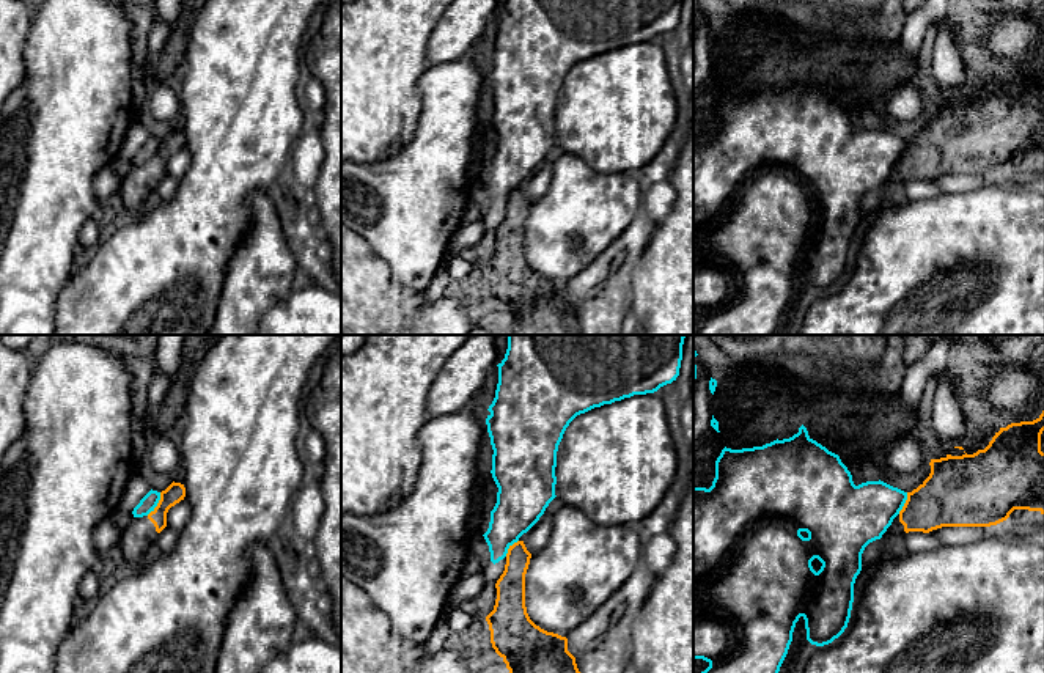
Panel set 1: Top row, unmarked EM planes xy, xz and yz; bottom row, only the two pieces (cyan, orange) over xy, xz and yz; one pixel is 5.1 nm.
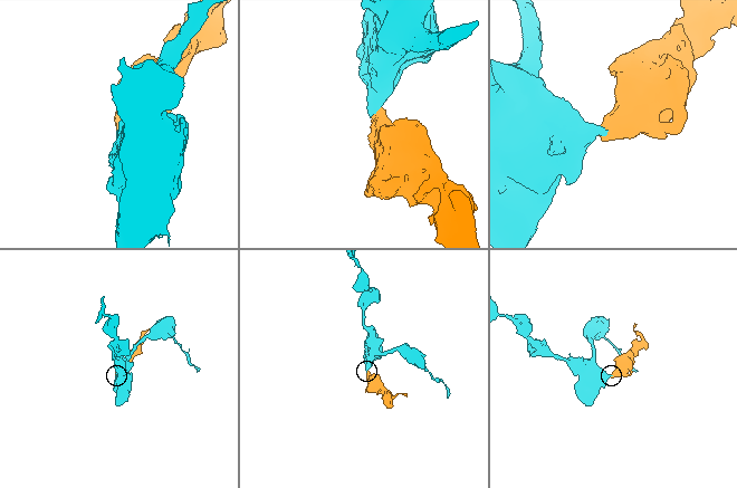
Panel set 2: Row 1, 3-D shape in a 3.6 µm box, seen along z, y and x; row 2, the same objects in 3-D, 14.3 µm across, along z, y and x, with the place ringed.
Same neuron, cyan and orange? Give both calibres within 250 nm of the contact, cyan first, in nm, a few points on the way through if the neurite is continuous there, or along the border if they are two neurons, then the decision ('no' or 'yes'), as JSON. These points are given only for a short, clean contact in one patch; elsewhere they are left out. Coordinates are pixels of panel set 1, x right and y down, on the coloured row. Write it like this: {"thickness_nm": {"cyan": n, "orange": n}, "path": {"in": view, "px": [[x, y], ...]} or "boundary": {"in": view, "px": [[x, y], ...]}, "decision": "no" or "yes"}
{"thickness_nm": {"cyan": 80, "orange": 100}, "boundary": {"in": "xy", "px": [[161, 492], [159, 502], [147, 514]]}, "decision": "no"}

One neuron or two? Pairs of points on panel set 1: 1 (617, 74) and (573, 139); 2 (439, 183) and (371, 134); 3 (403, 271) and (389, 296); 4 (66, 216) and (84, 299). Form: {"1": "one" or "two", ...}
{"1": "one", "2": "two", "3": "two", "4": "two"}

